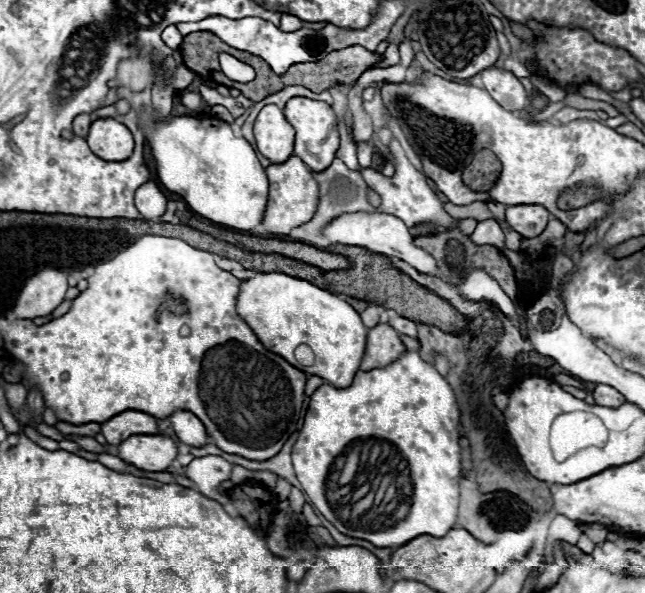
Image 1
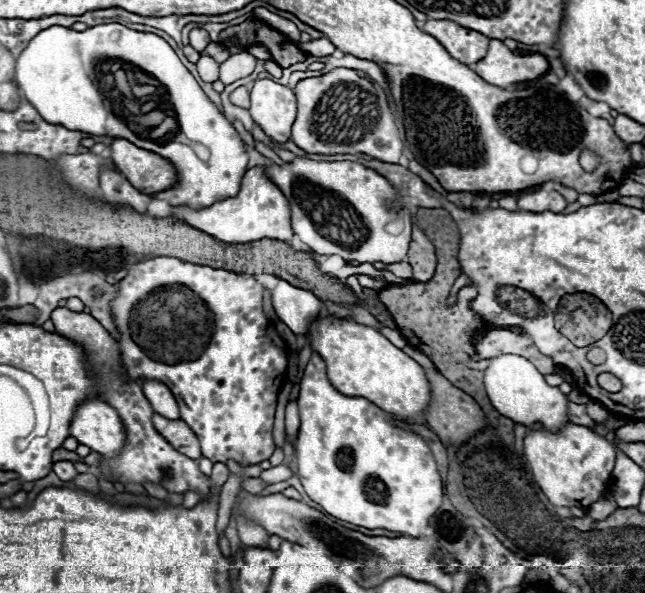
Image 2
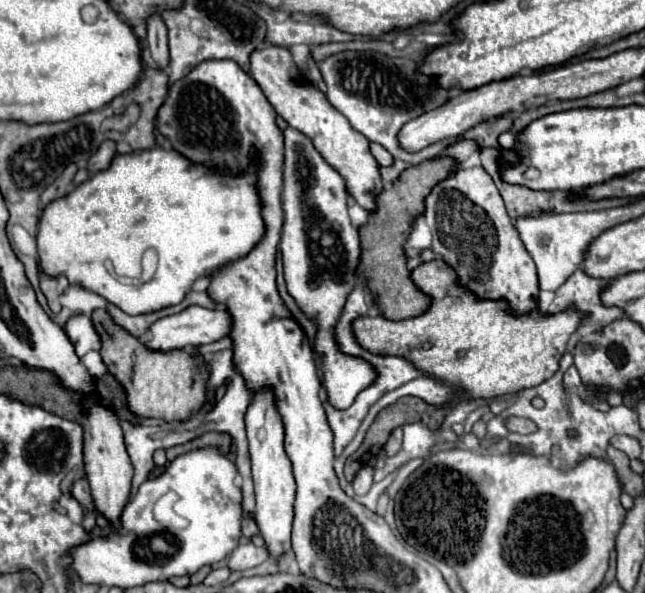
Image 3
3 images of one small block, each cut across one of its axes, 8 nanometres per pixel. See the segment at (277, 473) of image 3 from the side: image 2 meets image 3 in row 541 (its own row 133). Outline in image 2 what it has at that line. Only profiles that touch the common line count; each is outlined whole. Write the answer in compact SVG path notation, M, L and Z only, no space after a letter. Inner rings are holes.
M270 78L256 80L250 92L250 104L252 120L272 142L284 144L290 140L290 128L296 118L296 96L292 88Z

